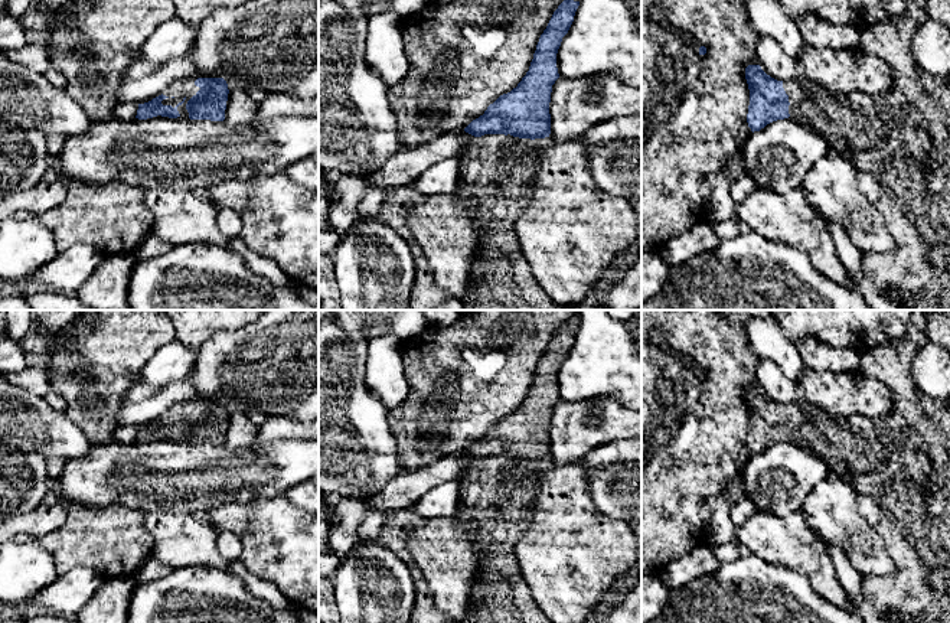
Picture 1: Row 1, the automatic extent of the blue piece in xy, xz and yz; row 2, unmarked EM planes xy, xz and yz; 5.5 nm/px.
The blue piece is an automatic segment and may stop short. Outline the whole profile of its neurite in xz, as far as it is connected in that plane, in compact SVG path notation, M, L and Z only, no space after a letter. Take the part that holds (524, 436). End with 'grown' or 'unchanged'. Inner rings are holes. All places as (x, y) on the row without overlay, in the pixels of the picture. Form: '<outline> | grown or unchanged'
M580 316L564 323L554 335L546 352L539 361L529 394L510 415L500 418L487 430L483 438L473 443L464 454L473 461L458 476L460 499L456 518L477 525L477 542L481 554L471 587L470 603L463 623L552 623L536 606L531 590L520 573L520 567L513 557L513 548L522 532L528 526L528 508L538 489L539 477L552 467L549 425L552 408L559 401L556 391L556 376L562 361L568 356L575 335L580 329Z | grown

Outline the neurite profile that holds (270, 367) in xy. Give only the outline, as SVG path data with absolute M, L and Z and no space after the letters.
M265 310L257 320L235 330L213 333L196 352L190 372L163 386L137 381L123 397L117 417L120 427L144 427L164 411L186 401L223 401L249 410L259 417L287 417L297 421L319 418L319 310Z

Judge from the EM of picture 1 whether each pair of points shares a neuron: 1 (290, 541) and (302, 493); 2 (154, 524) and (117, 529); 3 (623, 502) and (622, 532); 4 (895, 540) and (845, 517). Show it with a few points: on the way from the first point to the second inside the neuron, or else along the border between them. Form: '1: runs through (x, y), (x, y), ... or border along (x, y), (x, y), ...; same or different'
1: border along (284, 495), (303, 511); different
2: border along (143, 514), (143, 522), (152, 537), (152, 554); different
3: border along (593, 502), (604, 514), (626, 522); different
4: border along (857, 502), (861, 514), (882, 538), (893, 560); different

